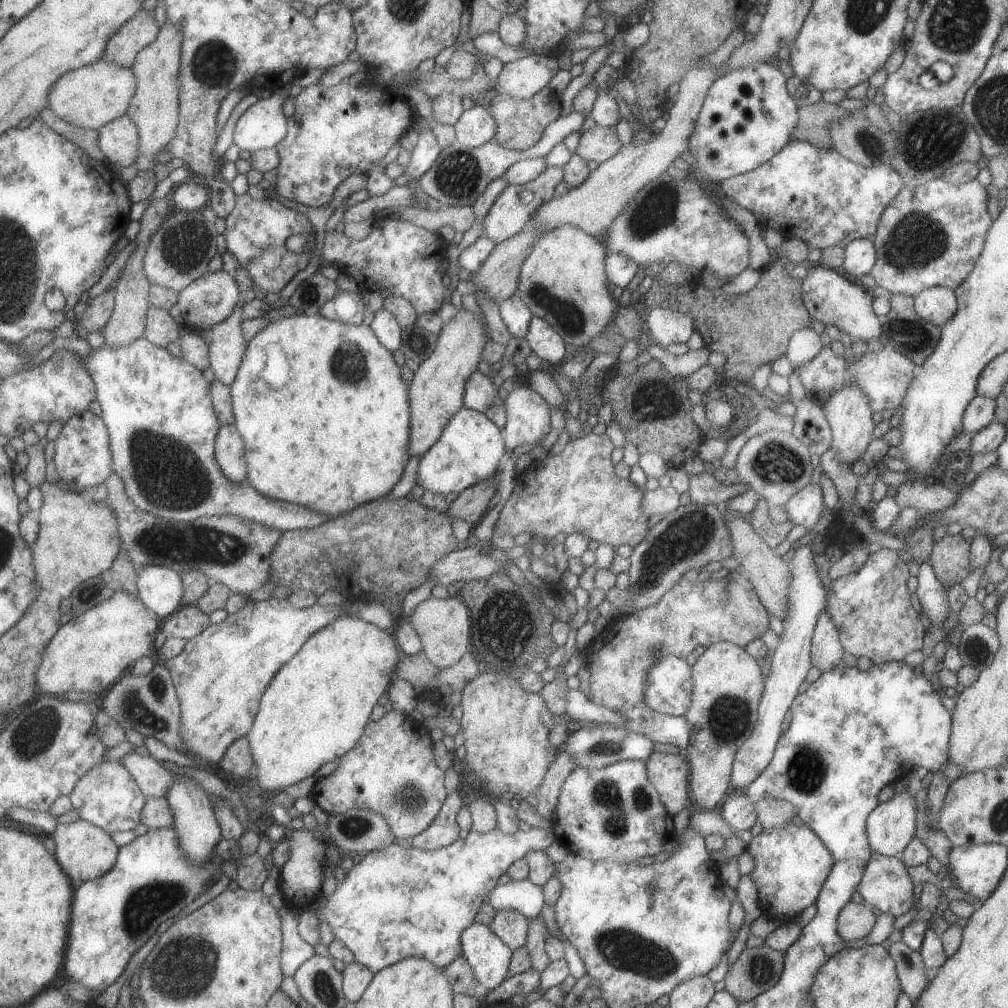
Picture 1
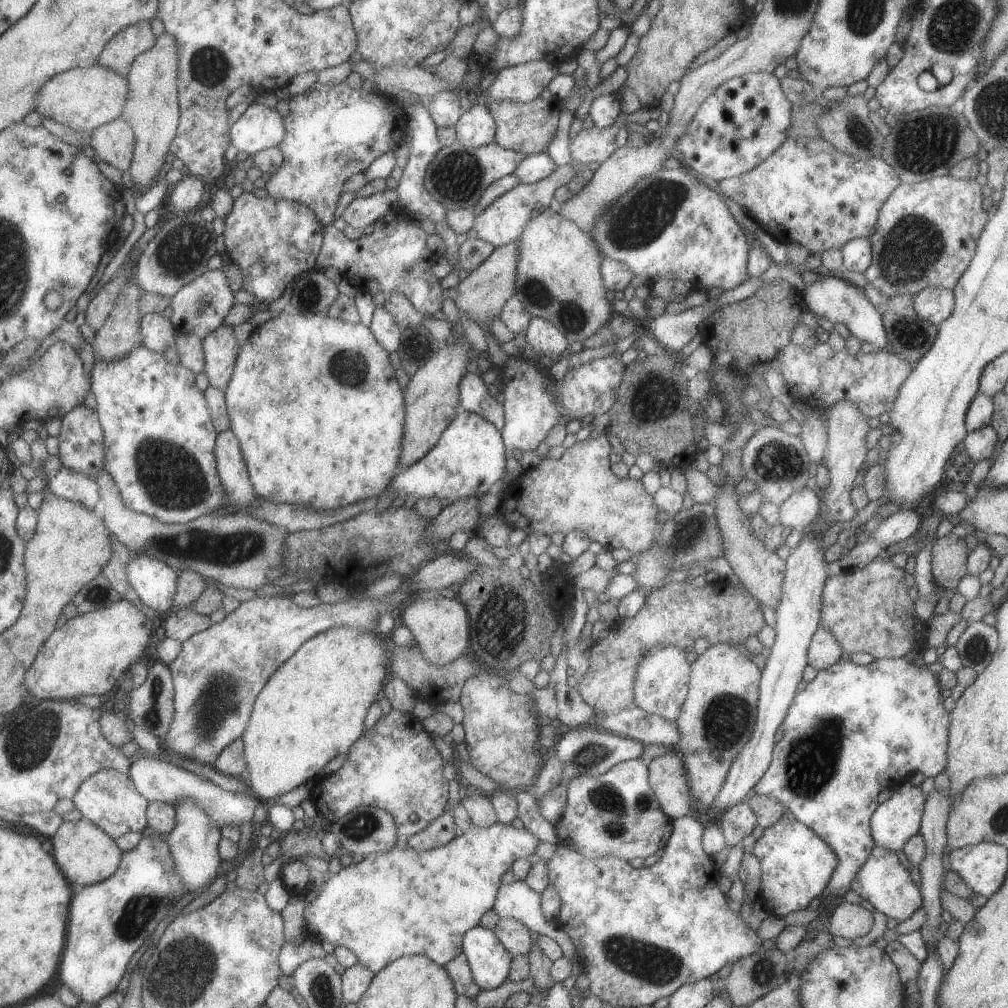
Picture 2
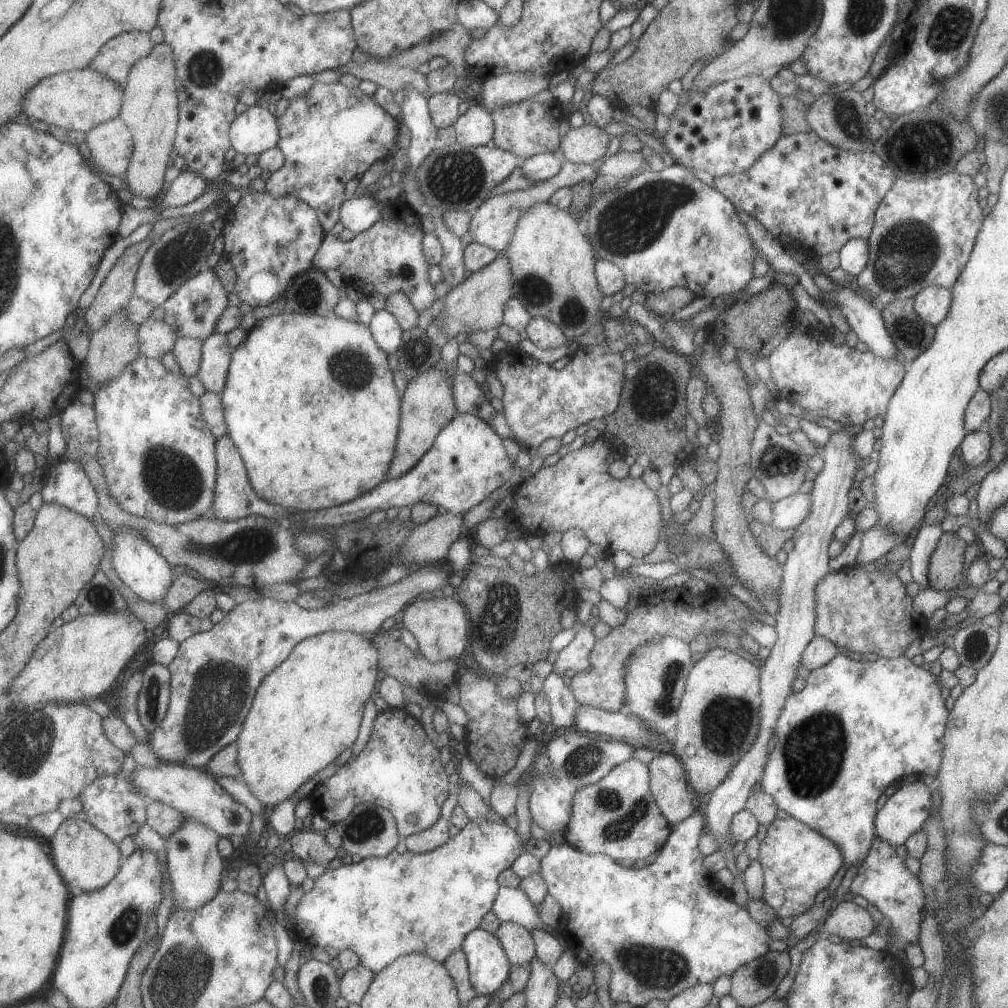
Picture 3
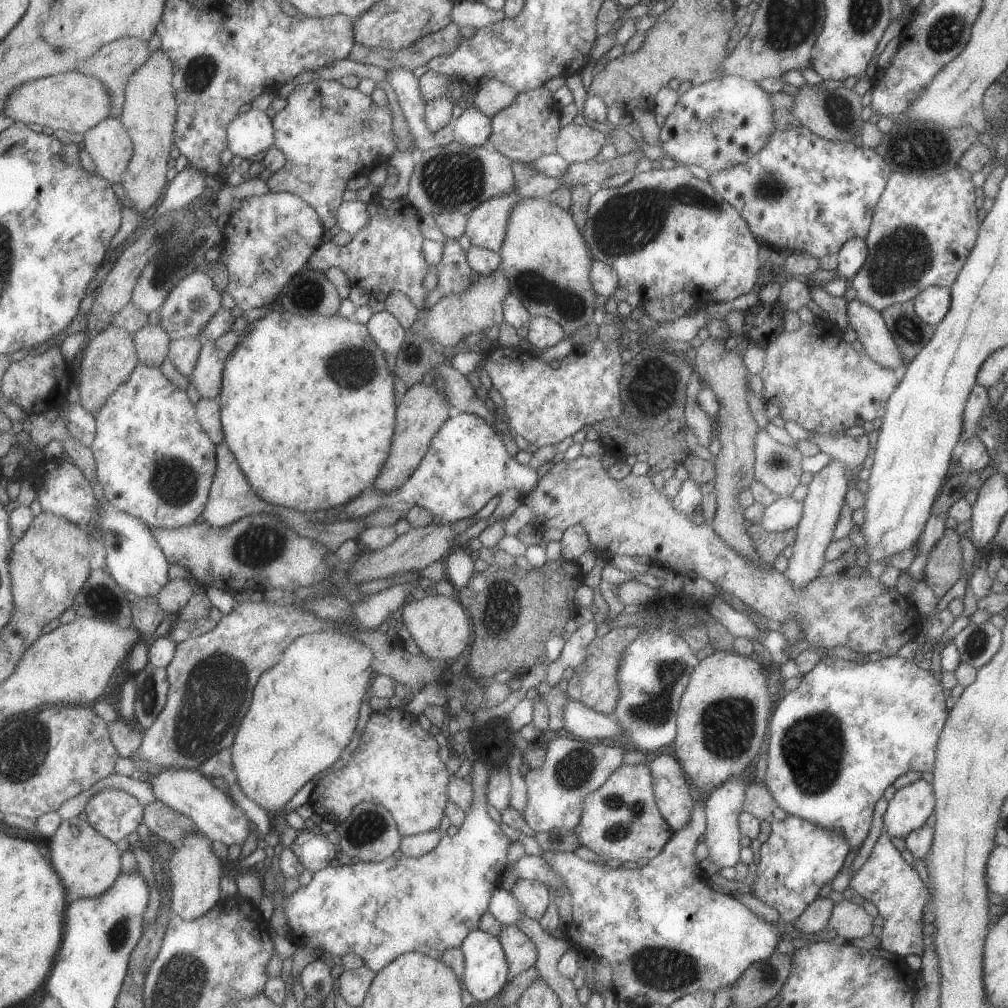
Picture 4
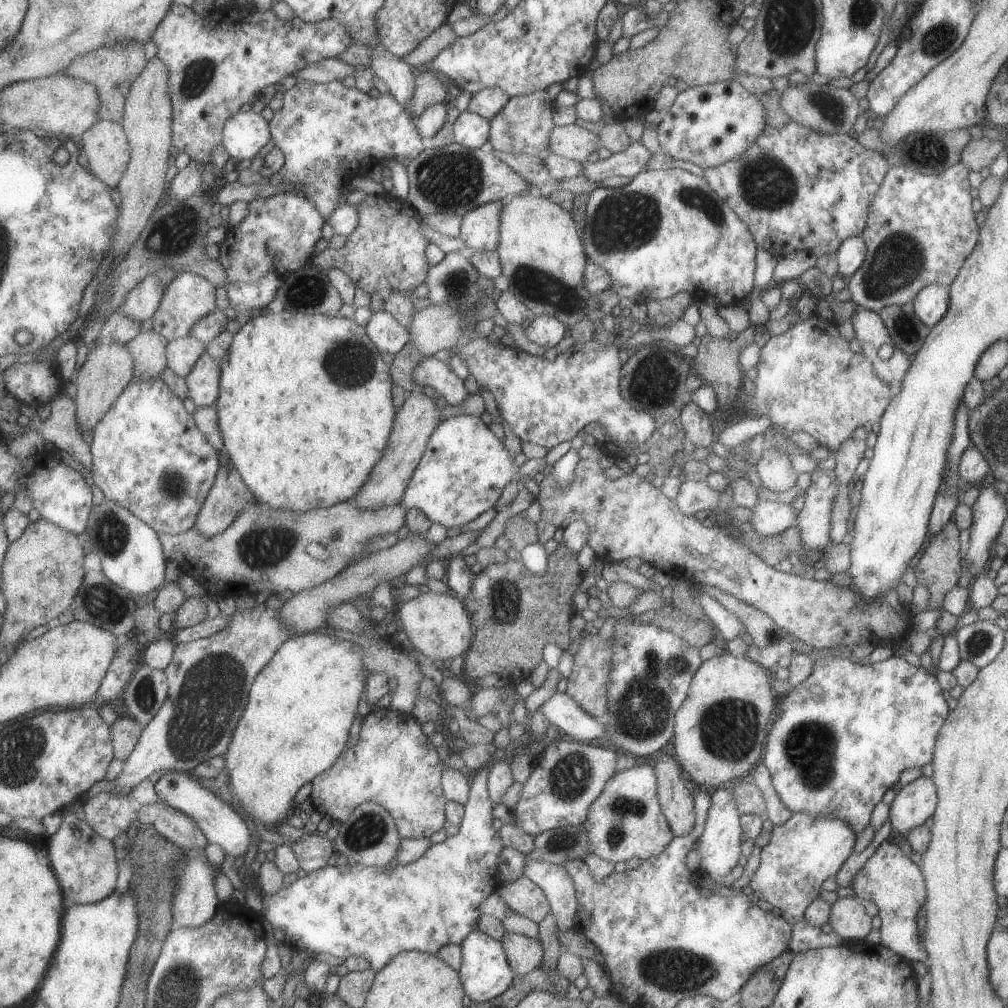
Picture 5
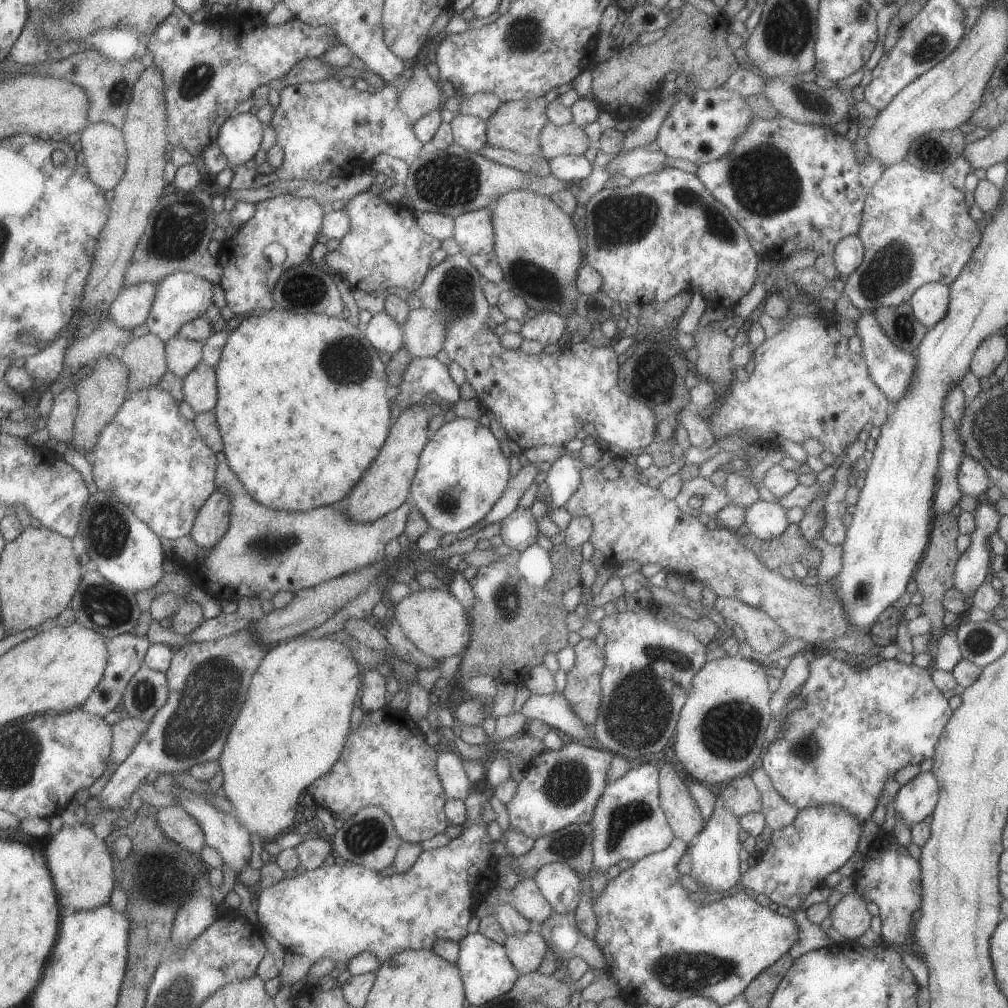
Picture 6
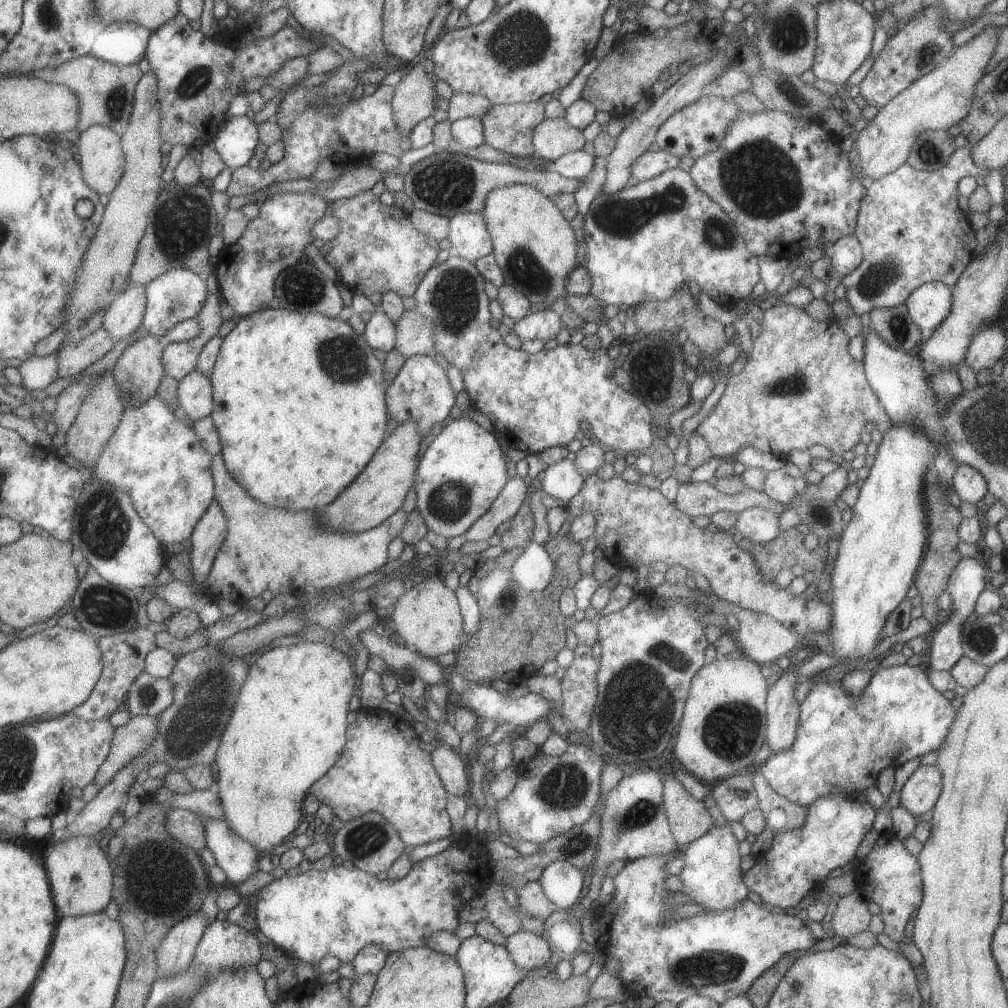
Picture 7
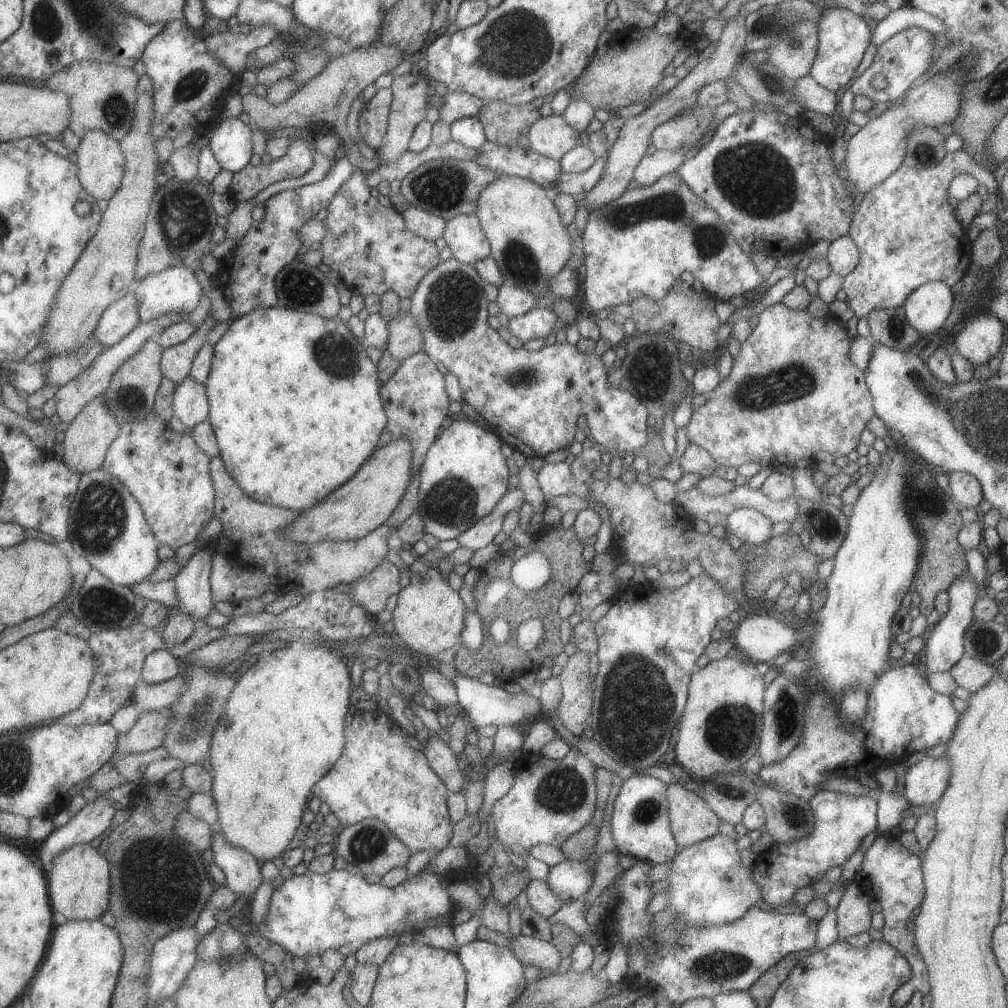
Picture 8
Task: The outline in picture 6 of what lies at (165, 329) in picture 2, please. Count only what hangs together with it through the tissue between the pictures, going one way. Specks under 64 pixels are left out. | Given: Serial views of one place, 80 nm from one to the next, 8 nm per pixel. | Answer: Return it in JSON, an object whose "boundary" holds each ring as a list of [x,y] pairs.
{"boundary":[[[154,334],[131,338],[119,351],[119,358],[127,366],[128,392],[157,385],[167,371],[164,341]]]}

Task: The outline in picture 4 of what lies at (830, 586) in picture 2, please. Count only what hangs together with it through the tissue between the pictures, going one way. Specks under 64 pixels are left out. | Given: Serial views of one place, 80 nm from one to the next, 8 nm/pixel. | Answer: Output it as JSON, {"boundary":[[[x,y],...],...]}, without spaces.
{"boundary":[[[580,454],[576,456],[573,460],[560,461],[555,463],[551,469],[546,473],[538,477],[537,484],[535,488],[532,488],[526,493],[522,493],[521,501],[527,508],[531,509],[533,512],[531,525],[534,526],[535,530],[543,532],[548,528],[559,528],[559,530],[564,531],[573,525],[581,525],[583,530],[588,536],[588,541],[590,542],[590,549],[593,551],[596,557],[601,558],[603,561],[609,561],[612,556],[649,556],[652,563],[659,564],[664,568],[673,570],[675,573],[680,573],[683,576],[691,577],[701,577],[708,580],[713,586],[717,584],[725,592],[729,592],[734,596],[737,596],[741,602],[744,602],[749,606],[755,613],[758,613],[761,617],[765,617],[771,620],[777,620],[777,622],[782,623],[787,619],[793,617],[799,621],[802,626],[804,640],[807,640],[810,645],[815,645],[816,647],[823,647],[824,649],[833,649],[834,646],[845,646],[853,652],[861,653],[865,658],[870,652],[877,652],[881,657],[894,657],[897,654],[897,650],[907,644],[909,641],[914,641],[922,636],[923,632],[923,622],[920,614],[915,610],[915,607],[911,604],[909,599],[905,597],[904,594],[900,594],[895,587],[885,587],[883,583],[879,581],[878,578],[869,576],[867,573],[851,571],[842,571],[840,573],[830,574],[824,577],[815,577],[810,580],[809,584],[806,584],[802,589],[796,589],[784,576],[773,568],[762,569],[761,567],[755,567],[749,561],[744,559],[739,553],[736,553],[729,545],[726,545],[714,532],[710,525],[705,523],[697,525],[691,521],[691,516],[684,515],[683,513],[677,512],[672,507],[672,500],[666,497],[663,492],[656,490],[651,483],[651,479],[647,475],[634,475],[629,473],[620,479],[611,478],[608,472],[601,465],[601,455],[590,455],[586,456]]]}

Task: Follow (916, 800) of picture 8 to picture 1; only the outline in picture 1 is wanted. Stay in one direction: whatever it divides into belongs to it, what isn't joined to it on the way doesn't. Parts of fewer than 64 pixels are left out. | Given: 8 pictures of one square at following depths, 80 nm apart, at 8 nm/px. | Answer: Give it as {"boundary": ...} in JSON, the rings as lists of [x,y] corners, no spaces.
{"boundary":[[[910,789],[879,803],[866,818],[865,834],[871,853],[899,857],[914,837],[916,808]]]}

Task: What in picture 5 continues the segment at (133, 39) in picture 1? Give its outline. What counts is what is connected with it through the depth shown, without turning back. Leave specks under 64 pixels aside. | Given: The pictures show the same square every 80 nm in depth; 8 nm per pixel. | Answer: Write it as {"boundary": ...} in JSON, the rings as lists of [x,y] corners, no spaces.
{"boundary":[[[120,40],[93,50],[83,56],[76,56],[59,74],[91,83],[97,91],[100,103],[98,120],[108,120],[121,124],[124,100],[132,84],[131,81],[145,68],[147,59],[143,53],[143,44],[136,40]]]}

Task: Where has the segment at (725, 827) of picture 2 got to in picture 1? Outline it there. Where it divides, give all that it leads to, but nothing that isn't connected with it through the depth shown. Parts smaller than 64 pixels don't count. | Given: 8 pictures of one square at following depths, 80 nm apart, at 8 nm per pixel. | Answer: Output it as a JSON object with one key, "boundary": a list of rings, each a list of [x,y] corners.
{"boundary":[[[730,792],[719,806],[720,815],[736,831],[750,829],[756,820],[754,802],[742,792]]]}

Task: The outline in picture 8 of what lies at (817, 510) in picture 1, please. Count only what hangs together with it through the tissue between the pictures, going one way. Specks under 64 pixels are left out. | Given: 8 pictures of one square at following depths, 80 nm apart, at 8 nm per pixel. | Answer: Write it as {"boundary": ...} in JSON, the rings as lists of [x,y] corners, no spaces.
{"boundary":[[[740,508],[730,512],[726,520],[727,535],[734,534],[742,542],[758,545],[771,538],[771,520],[757,509]]]}

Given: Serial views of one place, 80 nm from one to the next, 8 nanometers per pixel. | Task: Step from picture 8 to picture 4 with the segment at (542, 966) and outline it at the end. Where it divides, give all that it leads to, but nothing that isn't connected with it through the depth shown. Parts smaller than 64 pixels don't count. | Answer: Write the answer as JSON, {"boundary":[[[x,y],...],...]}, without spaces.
{"boundary":[[[515,924],[502,925],[497,936],[507,963],[507,982],[517,973],[534,966],[537,951],[533,941]]]}

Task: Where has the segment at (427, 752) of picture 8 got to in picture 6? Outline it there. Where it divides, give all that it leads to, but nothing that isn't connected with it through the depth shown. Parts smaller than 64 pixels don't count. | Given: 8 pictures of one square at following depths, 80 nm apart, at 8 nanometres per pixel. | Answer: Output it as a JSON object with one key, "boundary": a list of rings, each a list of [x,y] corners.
{"boundary":[[[456,752],[436,756],[436,773],[447,799],[464,801],[473,787],[461,768],[462,759]]]}

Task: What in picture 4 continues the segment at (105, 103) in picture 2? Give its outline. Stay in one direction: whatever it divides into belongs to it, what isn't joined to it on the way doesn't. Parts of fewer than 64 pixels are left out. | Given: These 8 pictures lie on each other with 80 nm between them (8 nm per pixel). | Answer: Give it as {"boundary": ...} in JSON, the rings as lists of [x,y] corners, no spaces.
{"boundary":[[[79,71],[41,77],[14,88],[6,98],[2,115],[15,122],[37,124],[55,131],[82,134],[110,114],[110,96],[100,80]]]}

